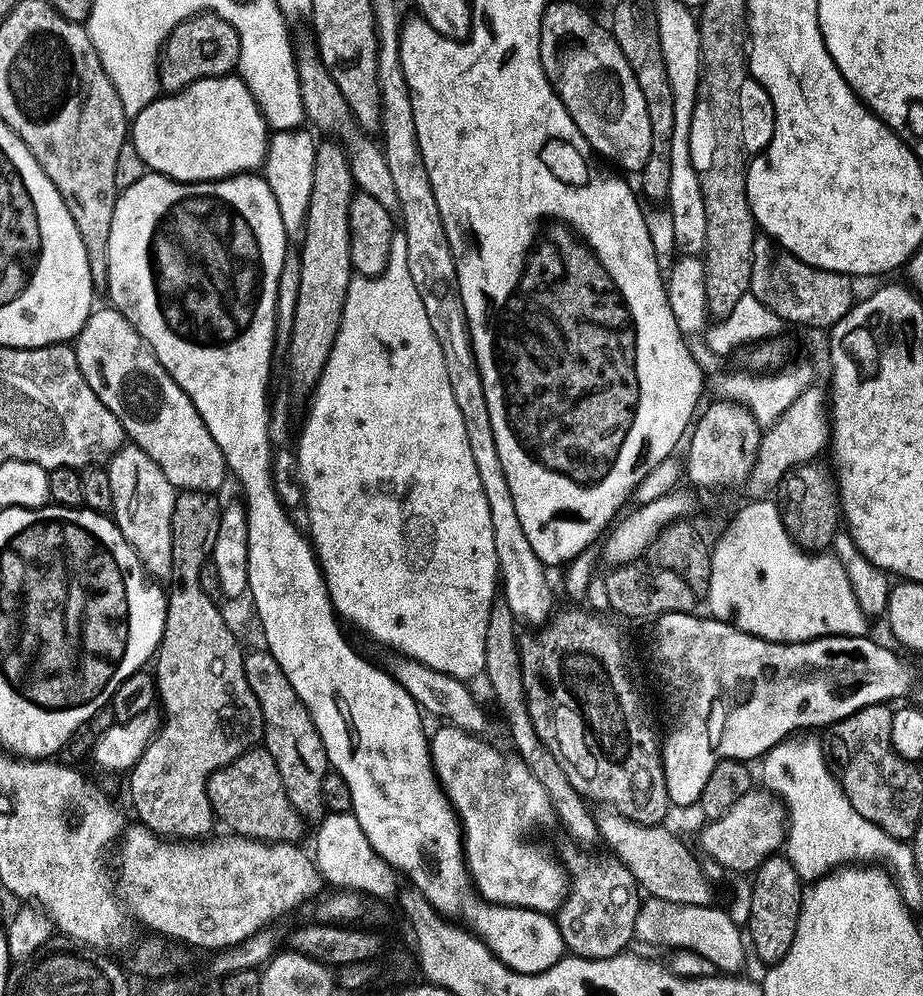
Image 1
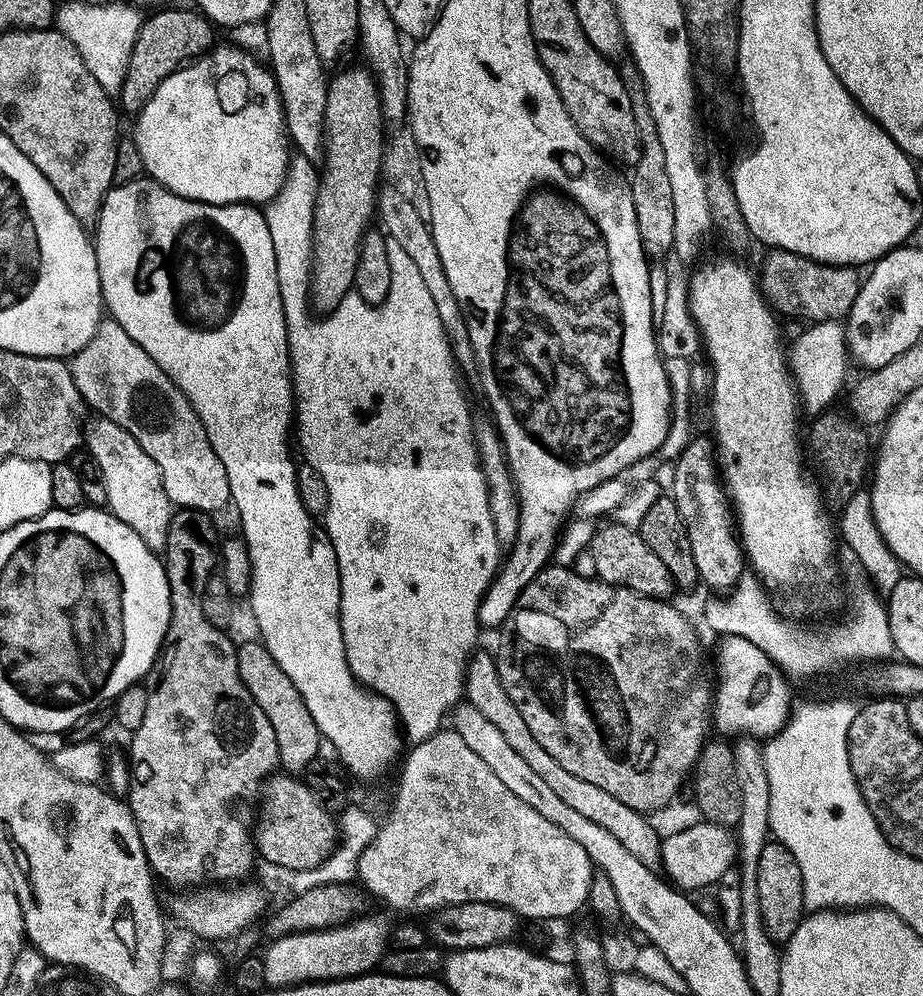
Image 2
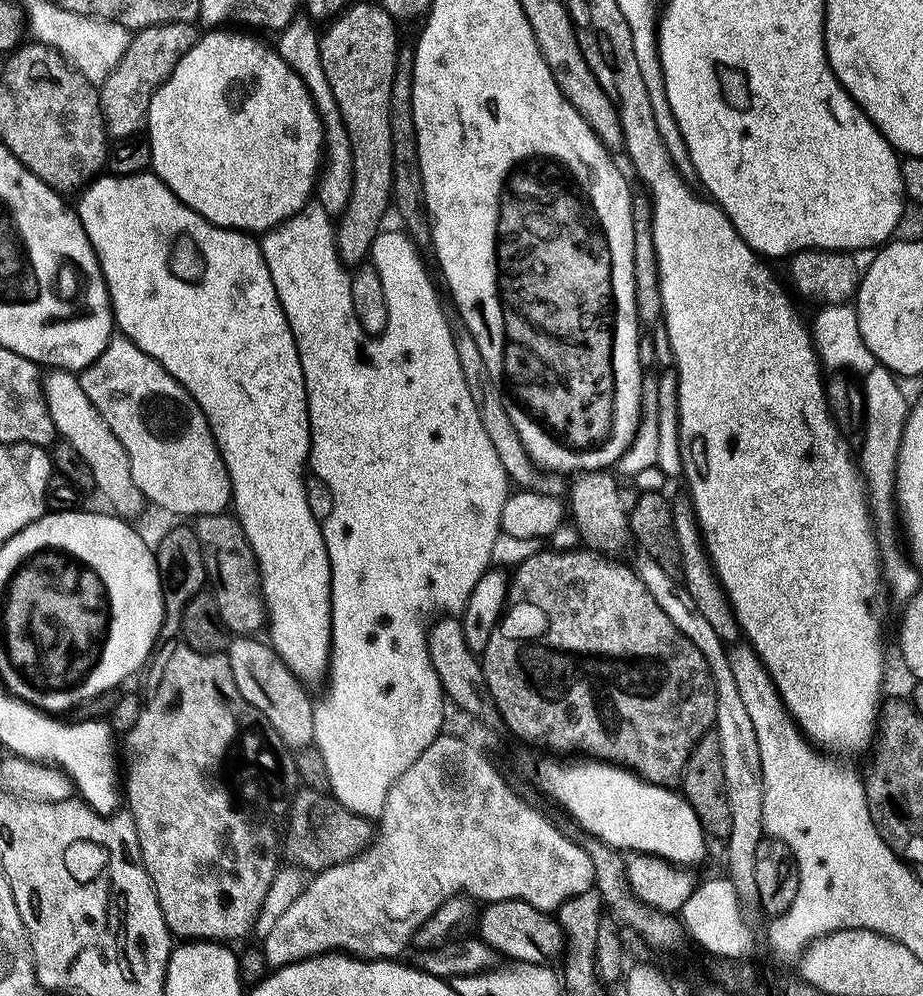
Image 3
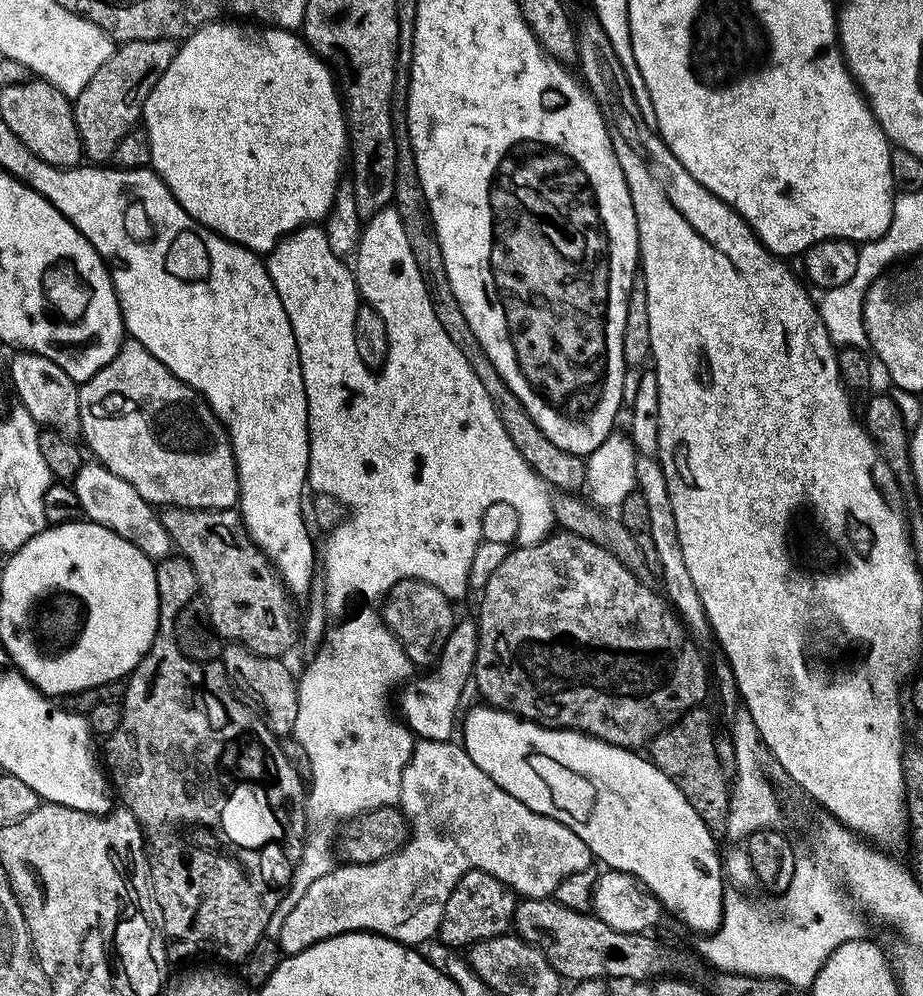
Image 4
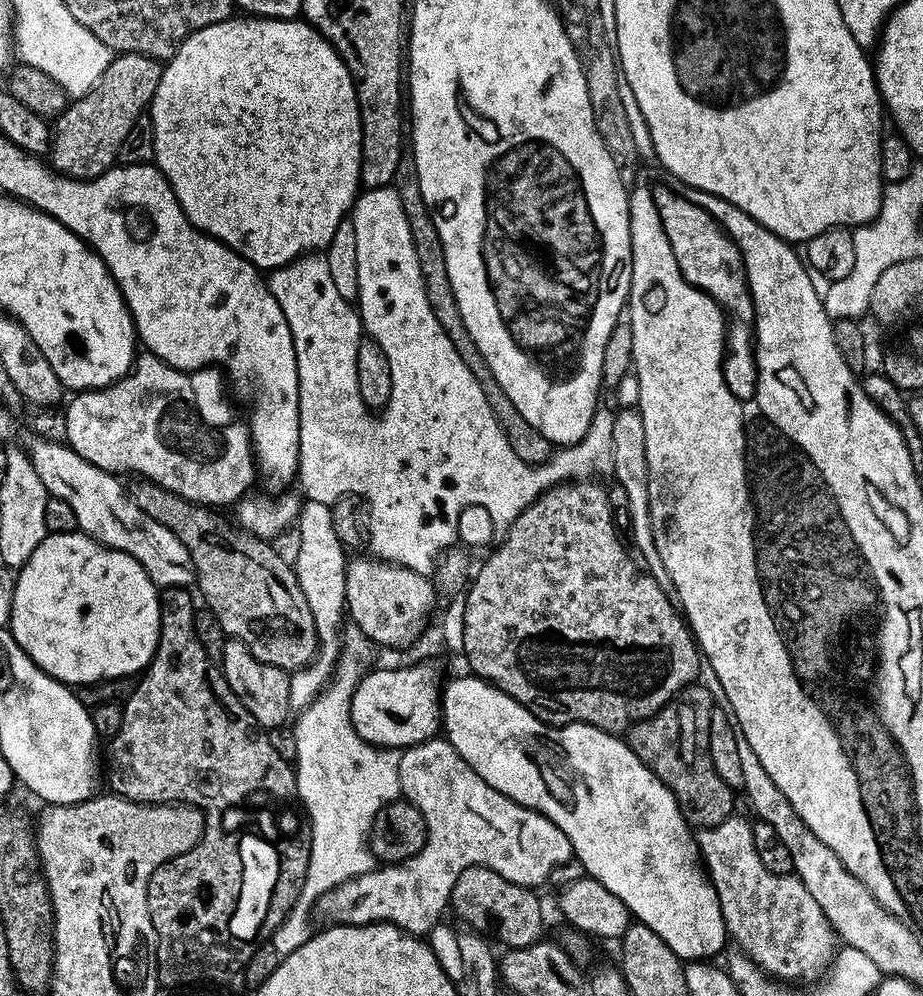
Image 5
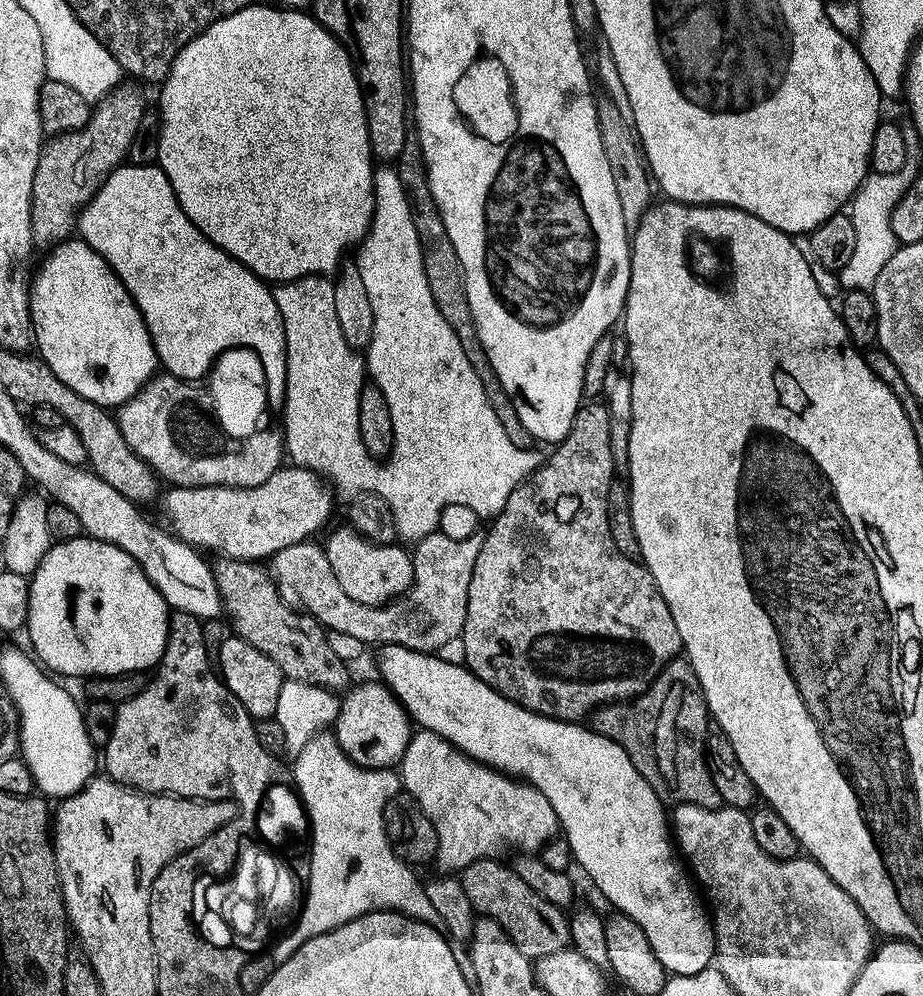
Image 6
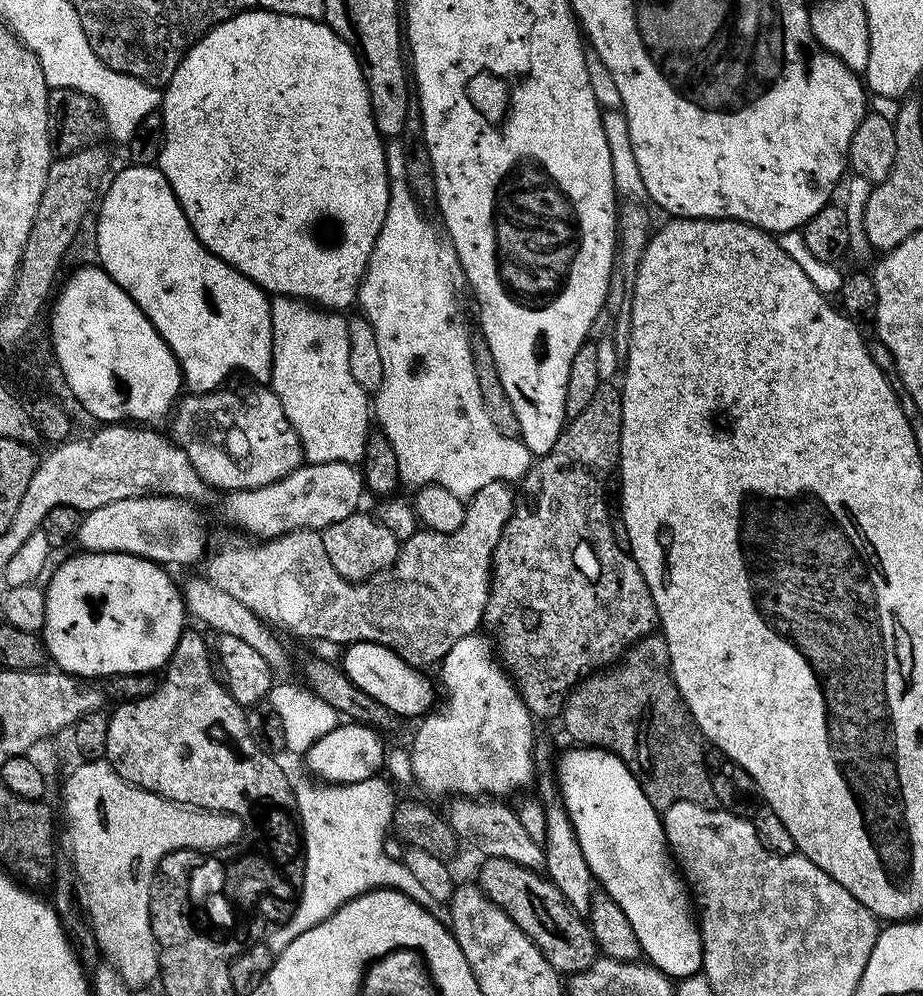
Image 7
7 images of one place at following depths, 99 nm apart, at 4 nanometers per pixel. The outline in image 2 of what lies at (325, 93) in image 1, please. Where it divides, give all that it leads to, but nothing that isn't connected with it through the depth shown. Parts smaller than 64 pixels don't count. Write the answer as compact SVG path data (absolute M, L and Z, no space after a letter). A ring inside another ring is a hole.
M388 182L385 185L385 188L383 185L376 194L374 212L378 220L380 216L381 225L379 224L379 227L383 229L391 243L402 246L402 250L406 250L406 254L410 254L414 266L417 267L422 277L422 282L426 285L427 293L434 302L439 321L442 322L444 336L451 346L453 361L464 364L463 375L475 375L479 368L473 343L470 342L469 327L466 326L464 311L458 306L458 300L454 297L454 292L450 290L450 282L447 281L445 270L442 269L441 258L439 258L438 248L434 246L429 223L426 221L425 215L412 205L410 198L398 194L395 184Z

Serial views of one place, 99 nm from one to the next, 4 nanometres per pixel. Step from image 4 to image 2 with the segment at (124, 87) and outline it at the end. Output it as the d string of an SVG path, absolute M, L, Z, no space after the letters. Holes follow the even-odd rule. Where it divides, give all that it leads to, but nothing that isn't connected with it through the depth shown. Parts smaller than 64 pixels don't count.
M160 12L143 21L136 45L132 51L132 63L128 66L126 89L137 102L156 91L156 87L172 72L205 55L213 47L214 25L201 12Z

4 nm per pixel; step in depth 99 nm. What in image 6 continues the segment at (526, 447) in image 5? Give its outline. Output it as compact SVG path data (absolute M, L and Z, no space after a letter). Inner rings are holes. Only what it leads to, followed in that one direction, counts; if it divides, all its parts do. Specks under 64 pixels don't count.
M415 126L406 129L406 142L402 146L402 154L398 154L398 158L394 161L394 167L408 199L410 214L414 218L414 230L418 234L418 242L422 250L422 266L426 270L426 282L430 286L430 294L434 294L434 306L438 306L442 318L446 318L448 330L460 339L462 354L466 354L466 362L470 362L470 366L478 374L478 381L482 382L486 398L497 414L503 429L506 430L507 437L518 447L531 449L534 441L530 430L522 426L522 418L518 418L518 410L514 410L514 402L510 402L506 390L502 390L502 382L498 382L498 374L494 374L490 366L490 358L478 338L478 330L474 326L474 318L470 314L470 306L466 298L464 272L460 268L454 242L450 242L450 234L446 234L446 222L442 222L442 214L436 208L432 197L420 135Z

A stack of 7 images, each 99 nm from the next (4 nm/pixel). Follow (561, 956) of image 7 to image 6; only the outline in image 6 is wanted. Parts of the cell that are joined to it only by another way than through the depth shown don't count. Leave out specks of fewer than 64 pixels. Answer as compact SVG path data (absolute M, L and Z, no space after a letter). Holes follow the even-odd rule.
M485 858L466 865L459 873L460 885L470 898L473 912L489 916L513 940L514 946L529 958L555 955L571 945L569 917L565 909L546 902L542 894L530 890L522 878L518 878L515 867L499 864L499 859Z

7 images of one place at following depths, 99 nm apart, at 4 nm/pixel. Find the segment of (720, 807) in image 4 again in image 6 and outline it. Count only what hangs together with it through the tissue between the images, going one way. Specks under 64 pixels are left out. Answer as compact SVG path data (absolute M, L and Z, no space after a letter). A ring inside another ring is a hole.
M687 659L669 660L668 665L656 675L656 681L640 696L635 696L632 700L621 700L618 704L605 704L603 708L596 709L590 717L590 727L593 732L610 738L618 746L622 746L622 750L626 750L638 774L646 778L648 785L662 801L672 800L673 805L721 807L722 801L705 751L705 737L710 732L708 703L702 694L698 678L688 667Z

